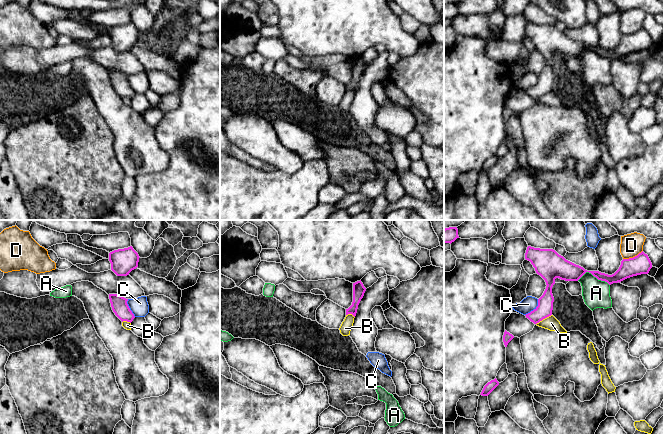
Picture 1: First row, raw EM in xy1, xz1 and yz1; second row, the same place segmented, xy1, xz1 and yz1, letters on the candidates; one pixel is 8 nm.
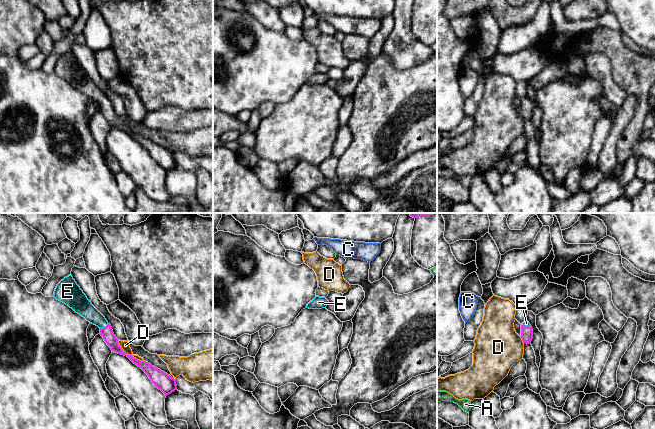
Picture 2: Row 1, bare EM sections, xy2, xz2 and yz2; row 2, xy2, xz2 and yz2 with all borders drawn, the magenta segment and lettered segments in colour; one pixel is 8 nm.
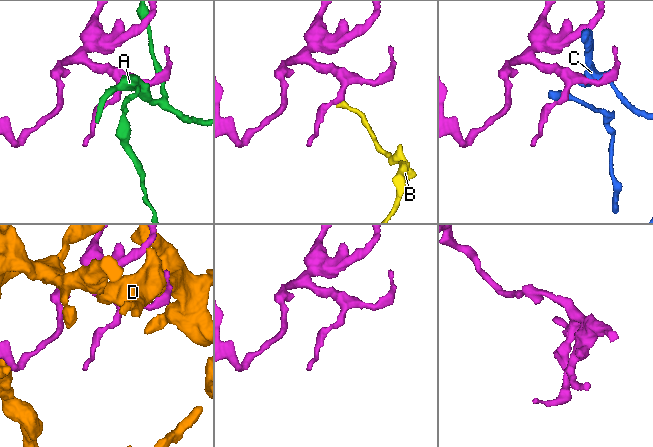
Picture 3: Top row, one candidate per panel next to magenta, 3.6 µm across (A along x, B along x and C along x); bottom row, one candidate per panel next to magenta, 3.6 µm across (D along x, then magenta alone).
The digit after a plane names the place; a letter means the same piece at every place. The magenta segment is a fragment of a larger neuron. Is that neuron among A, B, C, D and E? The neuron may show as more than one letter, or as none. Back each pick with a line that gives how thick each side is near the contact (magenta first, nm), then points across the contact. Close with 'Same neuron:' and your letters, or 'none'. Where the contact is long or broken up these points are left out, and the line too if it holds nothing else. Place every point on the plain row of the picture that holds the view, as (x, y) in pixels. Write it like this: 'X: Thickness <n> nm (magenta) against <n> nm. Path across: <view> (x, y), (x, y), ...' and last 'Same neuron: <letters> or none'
E: Thickness 100 nm (magenta) against 140 nm. Path across: xy2 (107, 109), (104, 103), (82, 82)
Same neuron: E

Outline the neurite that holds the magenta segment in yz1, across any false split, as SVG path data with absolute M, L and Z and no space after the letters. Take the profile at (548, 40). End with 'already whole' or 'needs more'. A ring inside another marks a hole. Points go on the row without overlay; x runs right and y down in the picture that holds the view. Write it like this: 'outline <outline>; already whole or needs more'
outline M528 22L525 35L531 38L536 49L545 56L547 61L543 71L538 75L538 82L525 91L534 100L552 91L554 78L552 63L556 54L565 57L578 57L586 48L589 48L598 56L611 61L633 52L648 50L652 44L648 31L643 27L633 34L623 35L619 45L612 51L599 47L587 47L583 43L566 36L553 25Z; already whole

